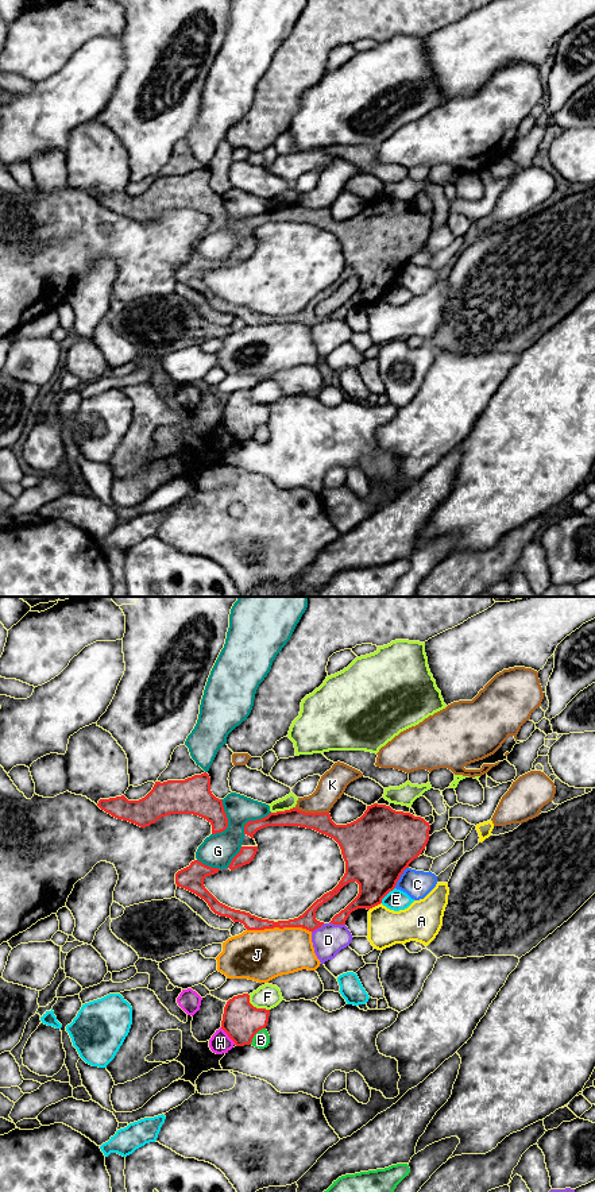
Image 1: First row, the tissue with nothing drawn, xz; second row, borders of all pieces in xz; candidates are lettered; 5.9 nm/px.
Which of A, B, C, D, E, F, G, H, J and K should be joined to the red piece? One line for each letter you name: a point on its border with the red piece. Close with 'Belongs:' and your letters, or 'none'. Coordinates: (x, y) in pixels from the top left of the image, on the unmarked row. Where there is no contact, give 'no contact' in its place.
Belongs: none

